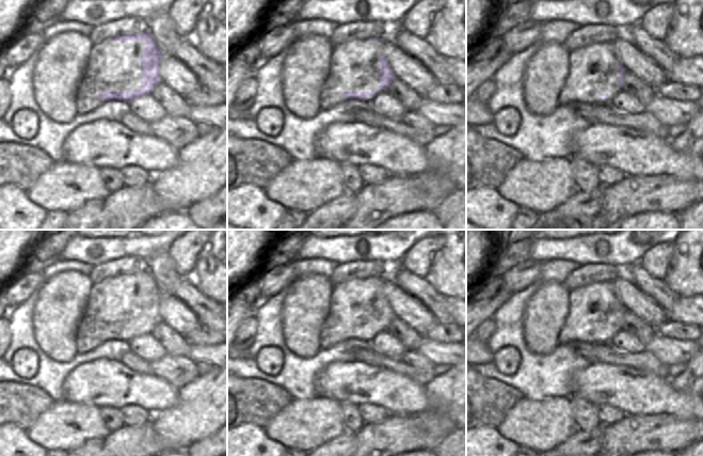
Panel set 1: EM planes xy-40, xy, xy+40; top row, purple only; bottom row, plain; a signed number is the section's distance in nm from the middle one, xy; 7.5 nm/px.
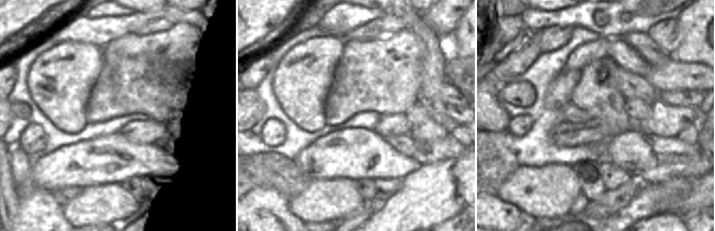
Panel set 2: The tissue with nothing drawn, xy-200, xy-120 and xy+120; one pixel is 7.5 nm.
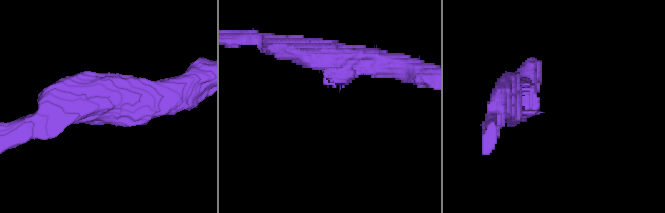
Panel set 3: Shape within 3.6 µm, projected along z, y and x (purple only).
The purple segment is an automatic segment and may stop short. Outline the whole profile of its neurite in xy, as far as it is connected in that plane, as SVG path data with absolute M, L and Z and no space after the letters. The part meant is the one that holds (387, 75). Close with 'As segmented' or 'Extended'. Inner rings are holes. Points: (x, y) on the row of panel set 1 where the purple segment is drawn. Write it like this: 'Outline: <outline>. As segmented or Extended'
Outline: M380 54L380 67L382 69L382 74L380 76L380 91L377 93L371 92L341 92L341 95L345 95L346 98L361 98L366 100L371 96L374 98L380 92L386 92L386 89L390 85L395 78L395 74L390 66L386 61L386 57L384 54Z. As segmented.

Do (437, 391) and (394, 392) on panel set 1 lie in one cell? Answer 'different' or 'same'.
different

